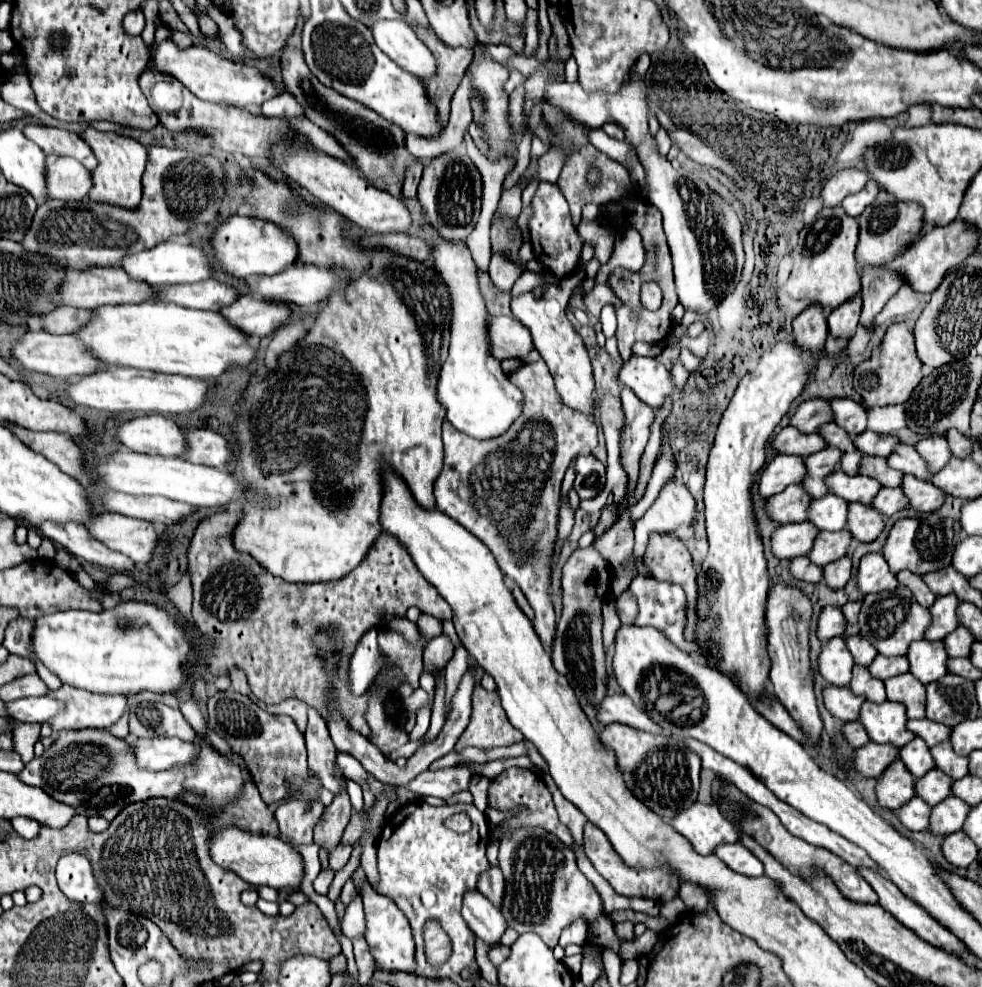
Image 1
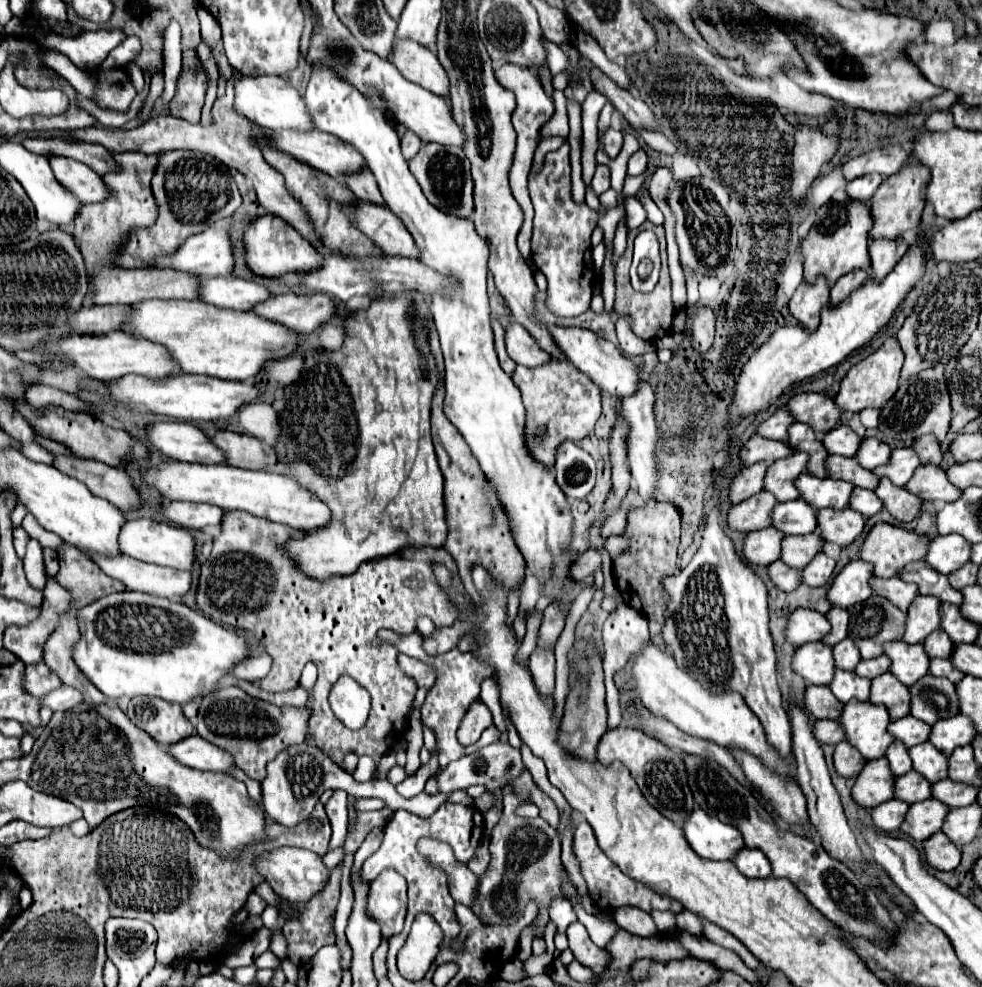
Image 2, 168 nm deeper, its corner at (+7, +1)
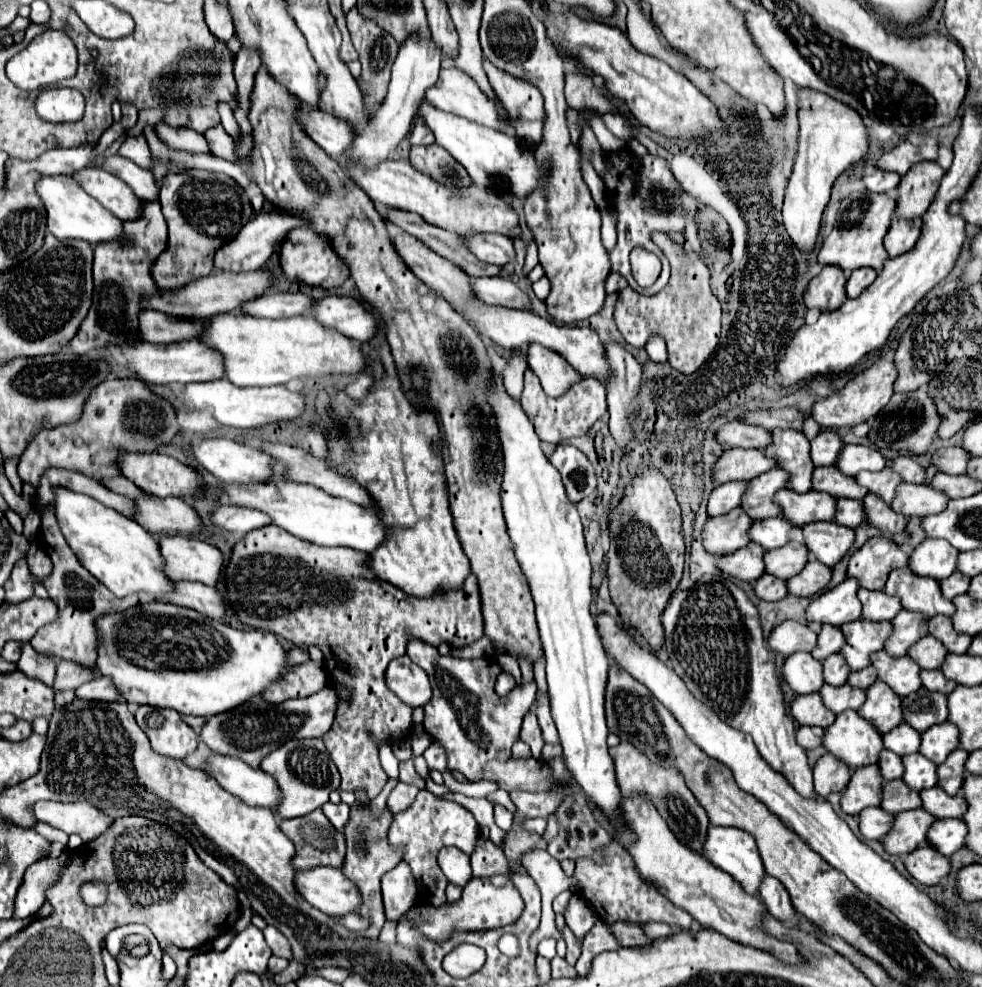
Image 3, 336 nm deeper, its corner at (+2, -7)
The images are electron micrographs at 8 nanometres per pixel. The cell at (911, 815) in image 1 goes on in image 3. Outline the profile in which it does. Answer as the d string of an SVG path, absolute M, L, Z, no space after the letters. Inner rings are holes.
M866 808L860 812L860 832L866 840L882 840L894 824L894 816L882 808Z

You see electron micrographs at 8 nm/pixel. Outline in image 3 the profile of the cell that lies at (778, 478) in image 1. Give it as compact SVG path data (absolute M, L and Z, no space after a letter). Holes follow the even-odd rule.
M726 482L722 486L716 486L708 500L708 516L720 516L740 506L748 482Z

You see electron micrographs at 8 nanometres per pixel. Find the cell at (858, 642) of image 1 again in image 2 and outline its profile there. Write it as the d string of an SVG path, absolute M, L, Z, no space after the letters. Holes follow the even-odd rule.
M845 638L833 646L833 660L835 660L835 668L839 670L849 670L849 672L855 670L861 656L857 654L857 646L853 646L851 638Z

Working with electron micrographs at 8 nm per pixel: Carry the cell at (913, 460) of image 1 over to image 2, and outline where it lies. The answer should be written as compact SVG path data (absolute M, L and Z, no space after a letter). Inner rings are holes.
M863 438L855 454L855 460L859 462L859 466L873 470L875 466L885 464L889 460L889 454L891 454L891 448L885 442L877 438Z

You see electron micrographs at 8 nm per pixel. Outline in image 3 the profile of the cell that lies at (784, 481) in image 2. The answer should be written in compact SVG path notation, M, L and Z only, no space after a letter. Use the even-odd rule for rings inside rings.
M780 466L754 478L742 500L742 508L746 510L746 514L754 520L778 516L780 510L778 510L778 504L774 502L774 494L786 486L788 478L790 478L788 472L782 470Z

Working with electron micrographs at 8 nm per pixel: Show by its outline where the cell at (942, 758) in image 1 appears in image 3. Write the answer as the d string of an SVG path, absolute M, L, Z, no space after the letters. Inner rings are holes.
M908 754L902 758L904 762L904 776L902 780L912 790L924 790L938 786L938 766L926 760L922 754Z

